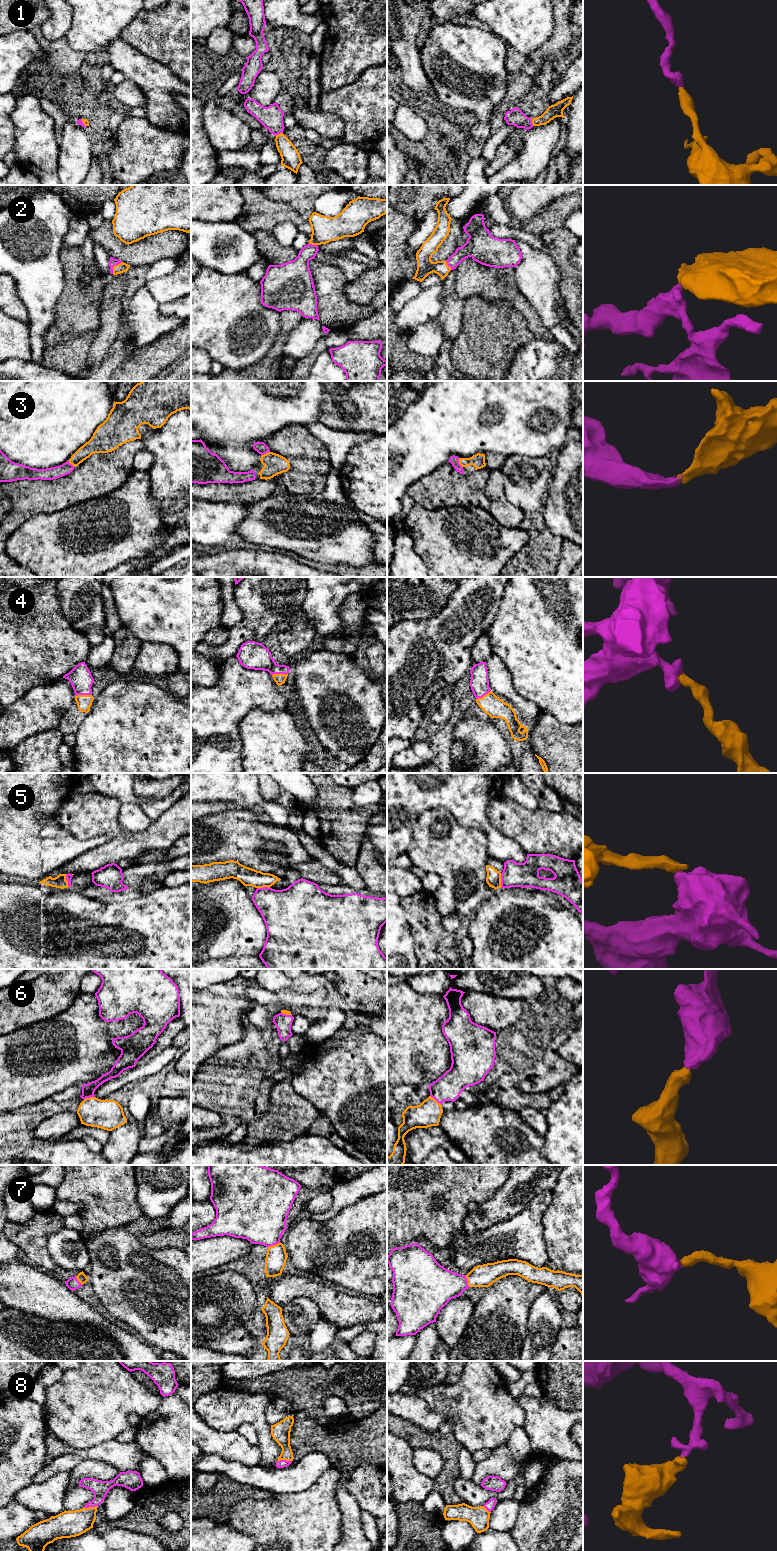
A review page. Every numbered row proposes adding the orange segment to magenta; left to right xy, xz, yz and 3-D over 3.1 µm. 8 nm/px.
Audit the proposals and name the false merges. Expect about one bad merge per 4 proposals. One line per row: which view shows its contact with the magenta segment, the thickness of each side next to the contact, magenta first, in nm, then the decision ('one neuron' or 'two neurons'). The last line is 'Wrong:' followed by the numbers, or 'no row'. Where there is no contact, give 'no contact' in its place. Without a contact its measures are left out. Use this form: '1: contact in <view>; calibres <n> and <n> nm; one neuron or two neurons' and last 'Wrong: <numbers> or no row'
1: contact in xz; calibres 190 and 150 nm; one neuron
2: contact in xy; calibres 60 and 80 nm; one neuron
3: contact in yz; calibres 80 and 110 nm; one neuron
4: contact in xy; calibres 180 and 120 nm; one neuron
5: contact in yz; calibres 200 and 120 nm; two neurons
6: contact in xy; calibres 100 and 240 nm; one neuron
7: contact in xz; calibres 420 and 170 nm; one neuron
8: contact in xz; calibres 60 and 150 nm; one neuron
Wrong: 5

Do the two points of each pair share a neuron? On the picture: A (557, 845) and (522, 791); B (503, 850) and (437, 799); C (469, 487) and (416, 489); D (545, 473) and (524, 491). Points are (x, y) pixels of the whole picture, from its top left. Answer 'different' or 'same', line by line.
A: different
B: same
C: same
D: same

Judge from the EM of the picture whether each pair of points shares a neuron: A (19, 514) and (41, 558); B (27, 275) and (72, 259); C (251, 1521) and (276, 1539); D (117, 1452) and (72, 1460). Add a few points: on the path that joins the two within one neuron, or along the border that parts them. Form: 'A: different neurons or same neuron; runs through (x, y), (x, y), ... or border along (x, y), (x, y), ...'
A: different neurons; border along (45, 512), (29, 517), (10, 534)
B: different neurons; border along (61, 249), (60, 262), (64, 286)
C: same neuron; runs through (257, 1521), (270, 1533)
D: same neuron; runs through (106, 1452), (83, 1454)

